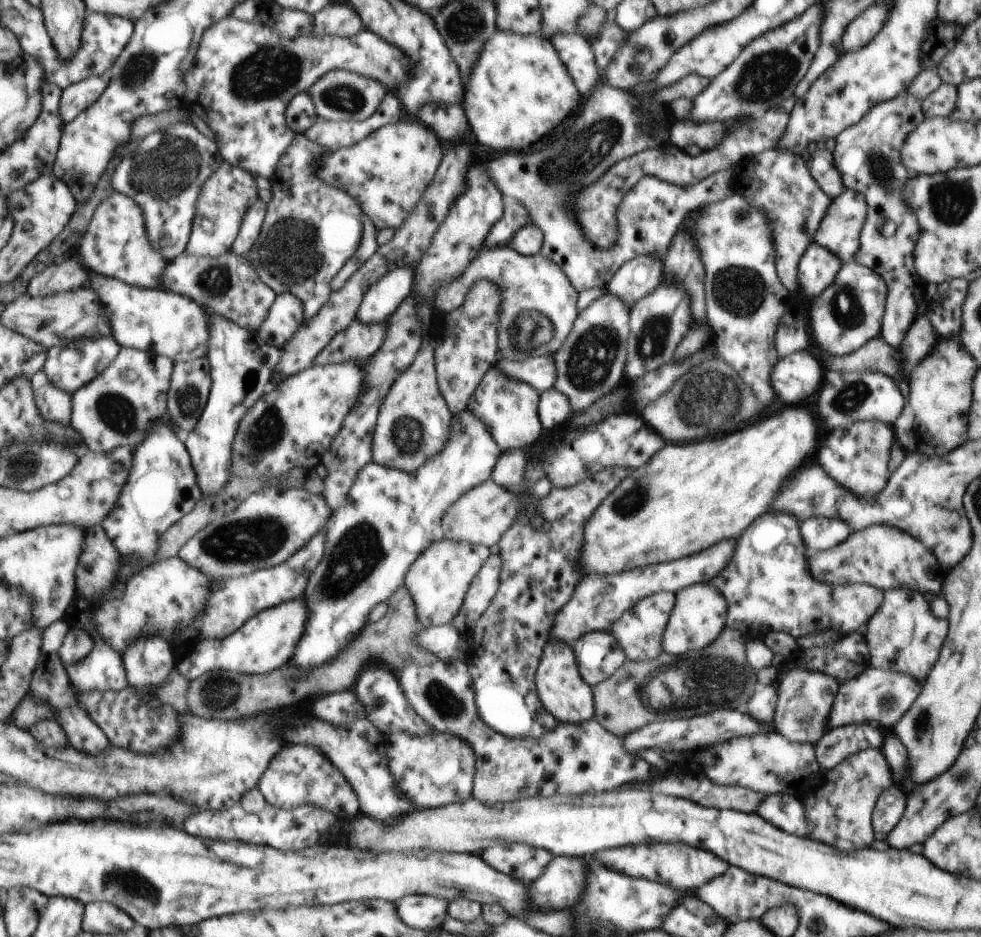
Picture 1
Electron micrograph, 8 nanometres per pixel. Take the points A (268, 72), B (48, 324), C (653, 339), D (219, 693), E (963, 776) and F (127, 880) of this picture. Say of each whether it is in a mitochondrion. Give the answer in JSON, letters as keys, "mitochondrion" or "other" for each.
{"A":"mitochondrion","B":"mitochondrion","C":"mitochondrion","D":"mitochondrion","E":"mitochondrion","F":"mitochondrion"}

